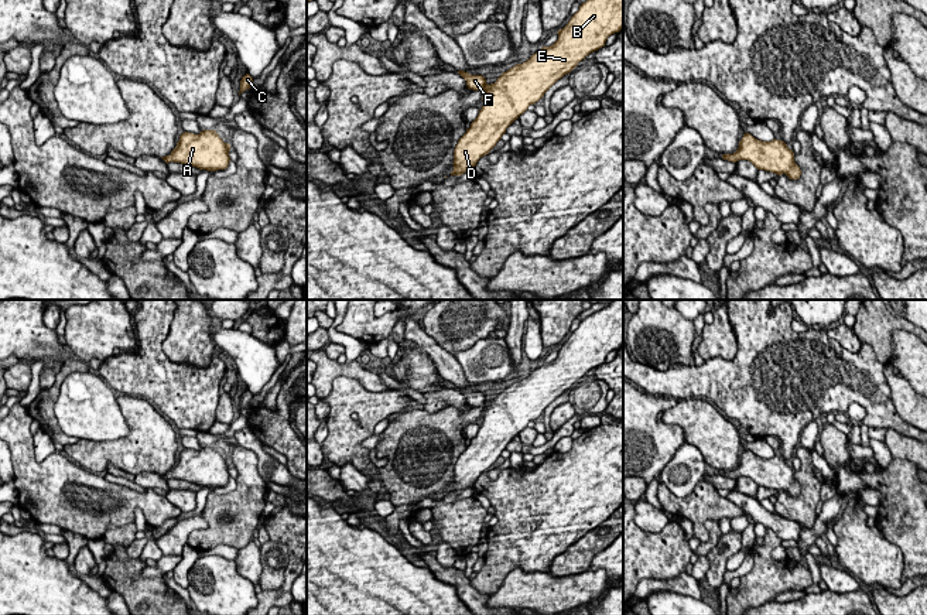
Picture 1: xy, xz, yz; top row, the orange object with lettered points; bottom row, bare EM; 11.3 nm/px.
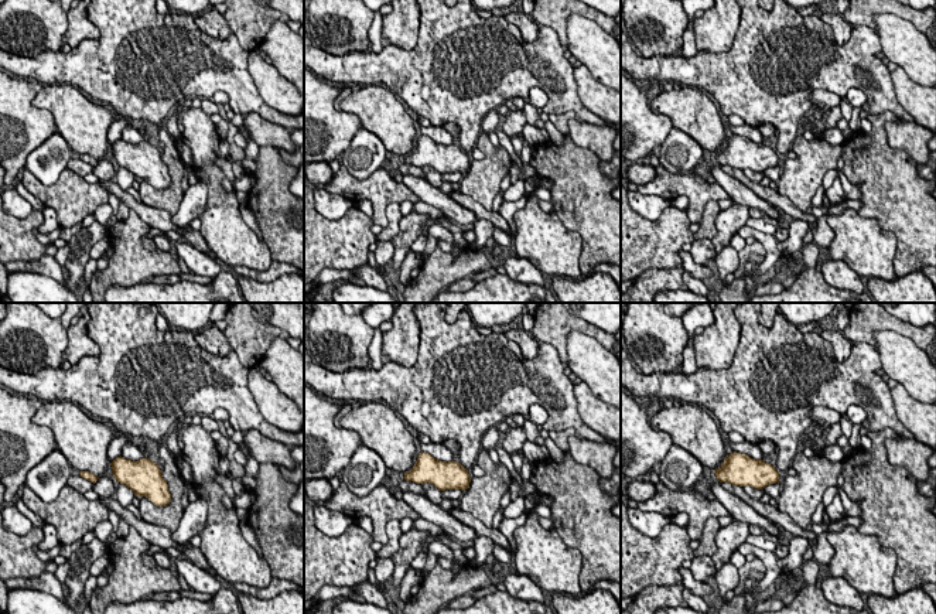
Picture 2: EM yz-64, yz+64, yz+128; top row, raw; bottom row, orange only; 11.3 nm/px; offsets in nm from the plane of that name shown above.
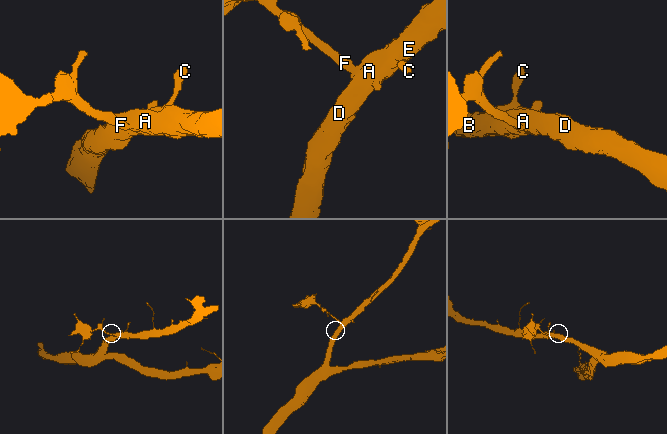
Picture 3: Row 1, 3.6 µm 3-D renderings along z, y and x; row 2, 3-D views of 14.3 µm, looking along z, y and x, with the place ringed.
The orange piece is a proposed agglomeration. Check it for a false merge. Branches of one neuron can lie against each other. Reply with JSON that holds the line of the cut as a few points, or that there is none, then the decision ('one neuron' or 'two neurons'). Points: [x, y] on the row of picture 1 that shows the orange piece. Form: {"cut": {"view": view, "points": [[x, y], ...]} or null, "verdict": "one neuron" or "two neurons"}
{"cut": null, "verdict": "one neuron"}

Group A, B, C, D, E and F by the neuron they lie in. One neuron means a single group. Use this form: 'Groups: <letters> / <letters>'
Groups: A B C D E F

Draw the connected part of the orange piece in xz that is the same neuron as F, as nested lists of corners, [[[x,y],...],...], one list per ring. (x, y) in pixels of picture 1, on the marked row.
[[[586,0],[568,24],[558,30],[558,40],[553,45],[543,47],[526,62],[503,72],[495,83],[488,85],[482,75],[458,71],[468,89],[486,93],[478,117],[455,146],[451,175],[459,177],[473,170],[530,105],[538,102],[586,55],[605,47],[608,37],[622,28],[623,0]]]

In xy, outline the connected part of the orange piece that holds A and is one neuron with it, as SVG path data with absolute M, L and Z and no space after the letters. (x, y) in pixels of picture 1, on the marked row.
M215 130L199 134L182 133L170 156L161 157L167 164L181 163L206 171L225 170L229 165L230 144L225 143Z

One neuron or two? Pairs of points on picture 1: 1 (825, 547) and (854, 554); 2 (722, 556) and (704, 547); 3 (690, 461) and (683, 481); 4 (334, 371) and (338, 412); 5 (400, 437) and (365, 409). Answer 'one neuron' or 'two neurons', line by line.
1: two neurons
2: two neurons
3: one neuron
4: two neurons
5: two neurons

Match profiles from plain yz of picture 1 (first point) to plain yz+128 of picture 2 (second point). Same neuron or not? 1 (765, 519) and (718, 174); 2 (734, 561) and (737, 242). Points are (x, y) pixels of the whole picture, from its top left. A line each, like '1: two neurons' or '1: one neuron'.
1: one neuron
2: one neuron

